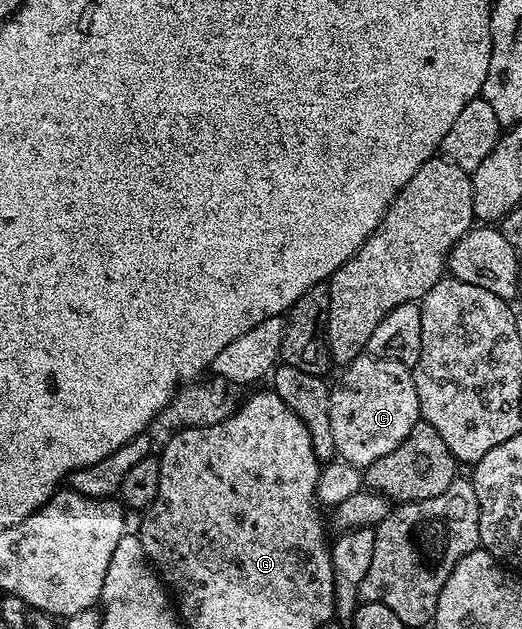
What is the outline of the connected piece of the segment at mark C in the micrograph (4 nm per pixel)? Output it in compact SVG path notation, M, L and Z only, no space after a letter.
M371 353L359 355L356 360L344 367L341 383L331 390L331 436L335 436L337 458L349 462L352 466L364 468L375 464L379 456L387 456L387 452L395 452L403 440L415 428L421 418L419 396L415 392L415 380L410 367L390 358L380 358Z

